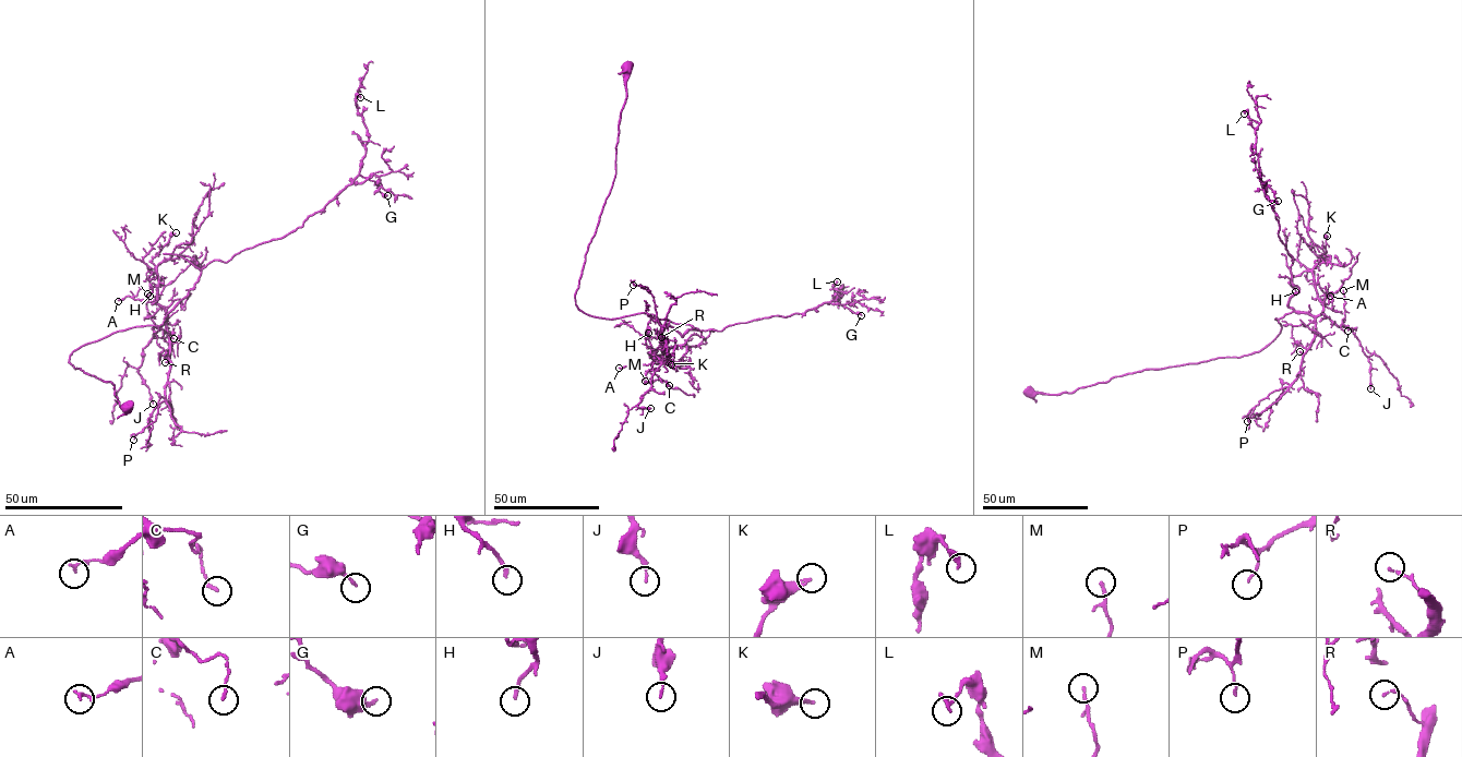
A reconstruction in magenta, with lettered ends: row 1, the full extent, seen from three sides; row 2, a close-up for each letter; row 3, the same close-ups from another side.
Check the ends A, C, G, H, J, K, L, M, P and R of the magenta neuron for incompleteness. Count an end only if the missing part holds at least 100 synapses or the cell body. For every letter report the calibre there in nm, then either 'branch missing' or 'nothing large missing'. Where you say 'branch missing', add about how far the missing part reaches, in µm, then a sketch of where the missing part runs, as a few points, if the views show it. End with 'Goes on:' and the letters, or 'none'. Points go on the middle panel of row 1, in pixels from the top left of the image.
A: calibre 130 nm; nothing large missing
C: calibre 160 nm; nothing large missing
G: calibre 160 nm; nothing large missing
H: calibre 170 nm; nothing large missing
J: calibre 130 nm; nothing large missing
K: calibre 240 nm; nothing large missing
L: calibre 240 nm; nothing large missing
M: calibre 110 nm; nothing large missing
P: calibre 100 nm; nothing large missing
R: calibre 160 nm; nothing large missing
Goes on: none

